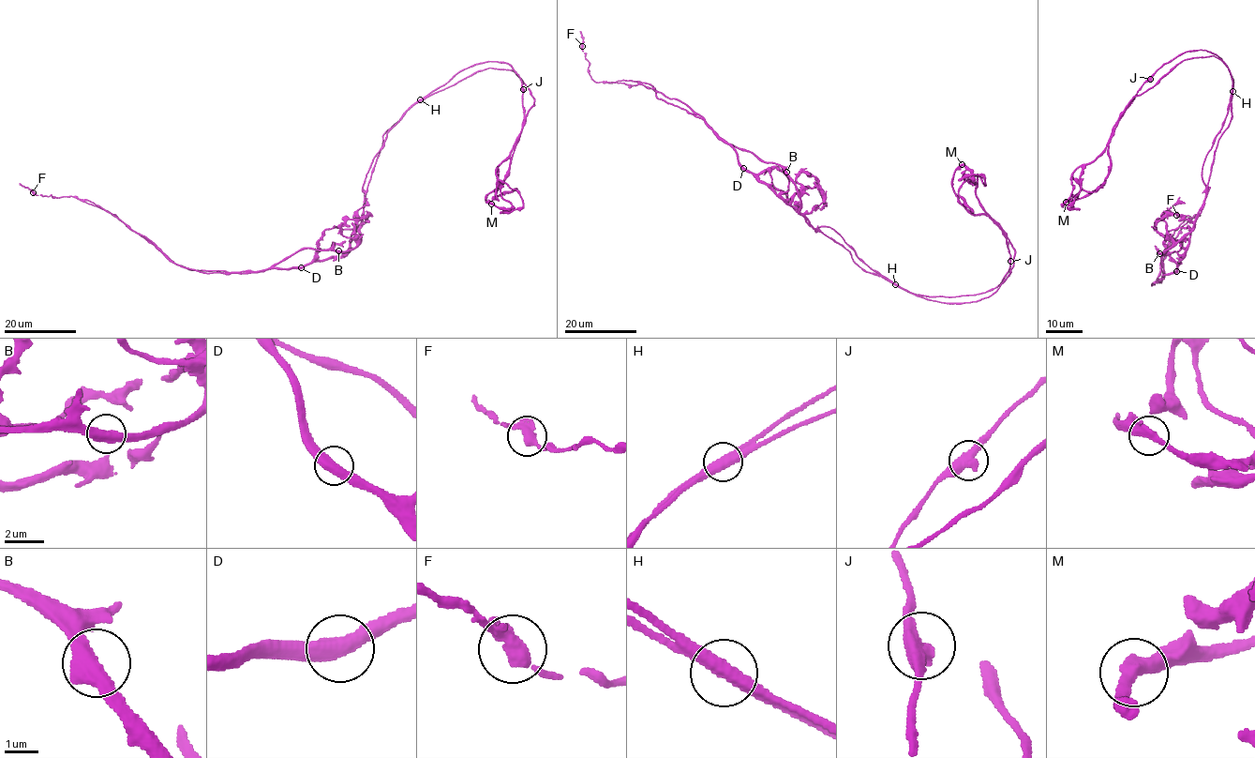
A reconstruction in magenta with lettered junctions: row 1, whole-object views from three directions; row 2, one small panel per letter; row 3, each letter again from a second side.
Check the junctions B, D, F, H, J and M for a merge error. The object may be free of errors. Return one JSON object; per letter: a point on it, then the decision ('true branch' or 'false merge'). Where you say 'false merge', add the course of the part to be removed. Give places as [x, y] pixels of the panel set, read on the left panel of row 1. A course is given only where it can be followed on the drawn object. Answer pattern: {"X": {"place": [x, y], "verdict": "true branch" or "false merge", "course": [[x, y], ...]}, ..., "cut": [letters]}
{"B": {"place": [338, 250], "verdict": "true branch"}, "D": {"place": [301, 267], "verdict": "true branch"}, "F": {"place": [33, 192], "verdict": "true branch"}, "H": {"place": [420, 99], "verdict": "false merge", "course": [[421, 99], [384, 134], [360, 242], [302, 249], [258, 272], [189, 270], [89, 201], [19, 183]]}, "J": {"place": [523, 89], "verdict": "true branch"}, "M": {"place": [491, 204], "verdict": "true branch"}, "cut": ["H"]}

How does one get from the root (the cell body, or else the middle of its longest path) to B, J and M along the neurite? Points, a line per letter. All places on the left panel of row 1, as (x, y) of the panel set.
B: (367, 189), (359, 229), (361, 239), (355, 247), (338, 250)
J: (367, 189), (384, 132), (408, 110), (456, 74), (480, 63), (504, 62), (512, 66), (523, 89)
M: (367, 189), (408, 110), (504, 62), (525, 117), (491, 204)

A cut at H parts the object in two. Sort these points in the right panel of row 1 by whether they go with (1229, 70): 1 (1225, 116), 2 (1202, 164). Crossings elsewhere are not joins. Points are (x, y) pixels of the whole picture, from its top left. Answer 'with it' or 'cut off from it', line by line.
1: with it
2: with it

